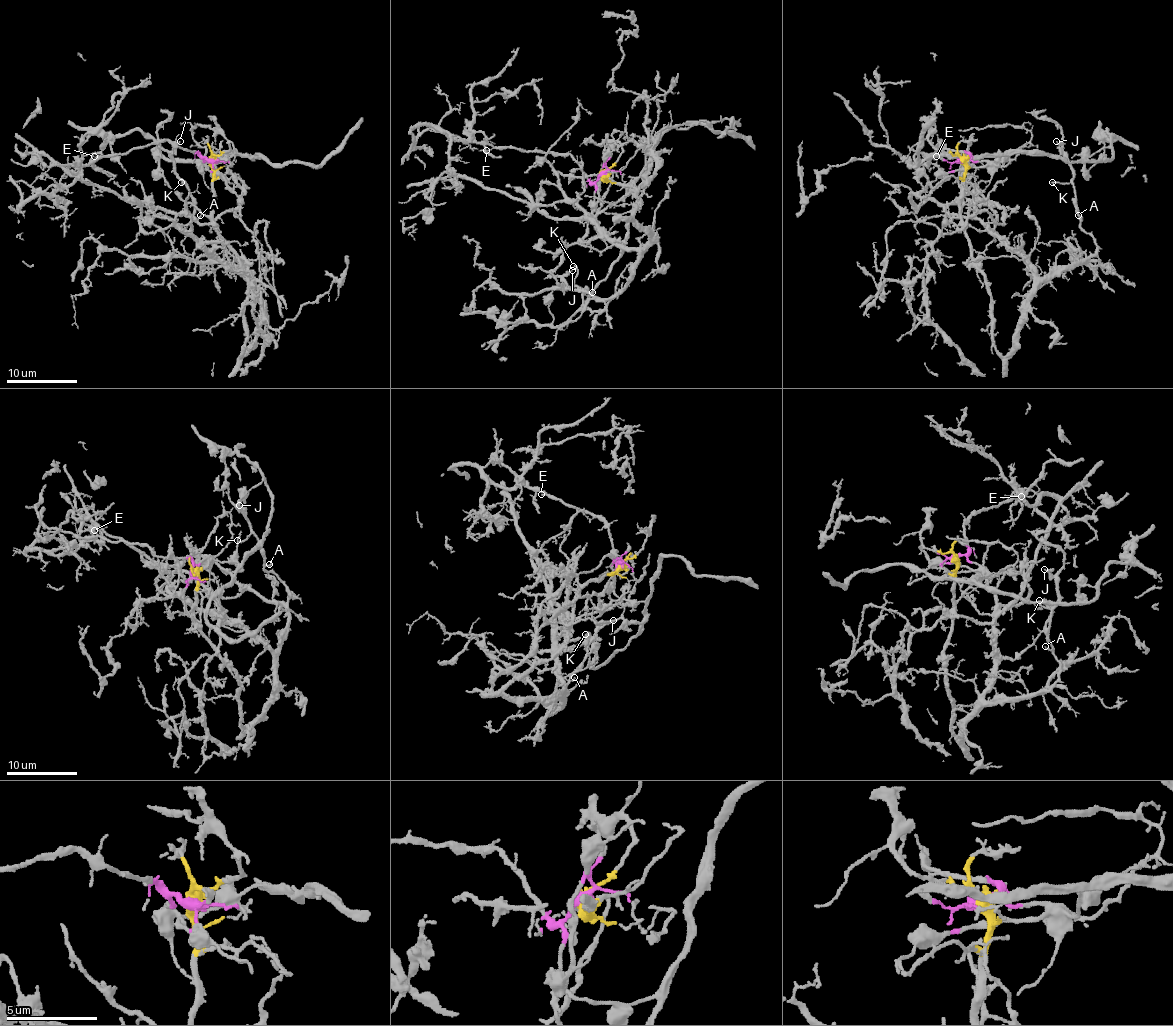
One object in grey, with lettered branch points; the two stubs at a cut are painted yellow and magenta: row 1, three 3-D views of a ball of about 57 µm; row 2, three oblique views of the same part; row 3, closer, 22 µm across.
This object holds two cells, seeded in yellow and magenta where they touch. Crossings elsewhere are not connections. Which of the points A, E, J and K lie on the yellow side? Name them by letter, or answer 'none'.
A, J, K

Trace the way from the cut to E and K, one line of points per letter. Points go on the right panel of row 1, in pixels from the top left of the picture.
E: (961, 161), (968, 156), (944, 149), (940, 142), (933, 154), (937, 156)
K: (961, 161), (960, 221), (1004, 356), (1023, 301), (1097, 249), (1079, 226), (1076, 189), (1051, 182)

